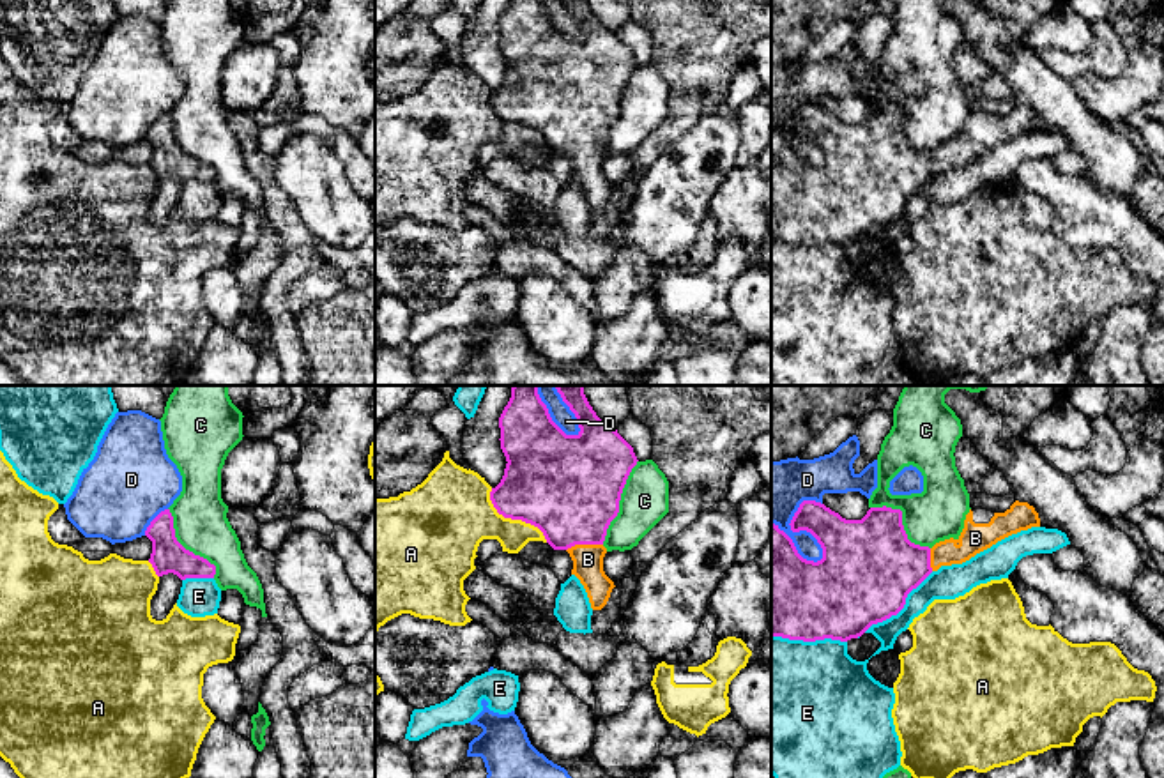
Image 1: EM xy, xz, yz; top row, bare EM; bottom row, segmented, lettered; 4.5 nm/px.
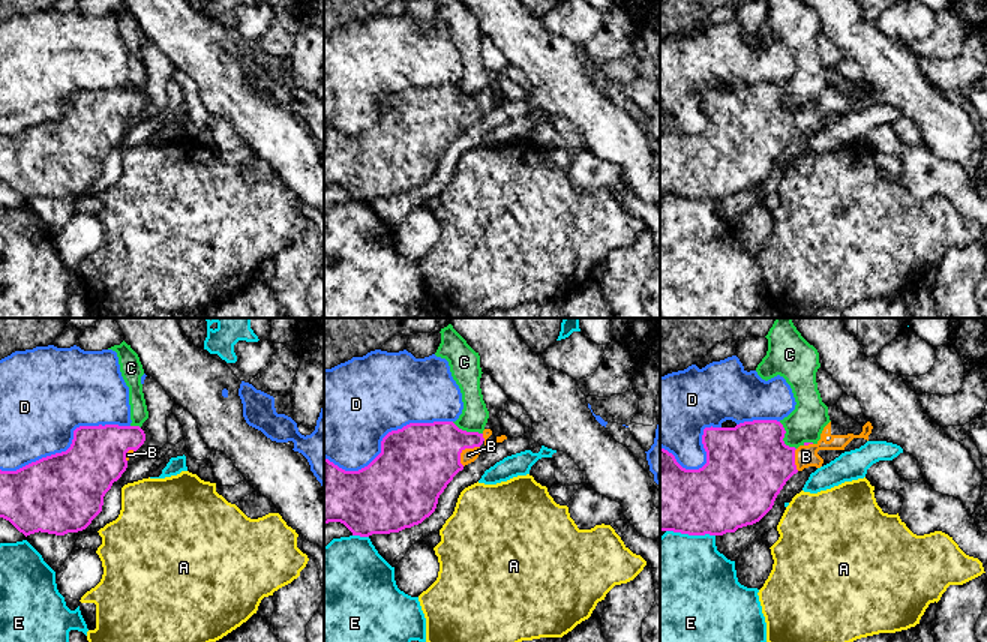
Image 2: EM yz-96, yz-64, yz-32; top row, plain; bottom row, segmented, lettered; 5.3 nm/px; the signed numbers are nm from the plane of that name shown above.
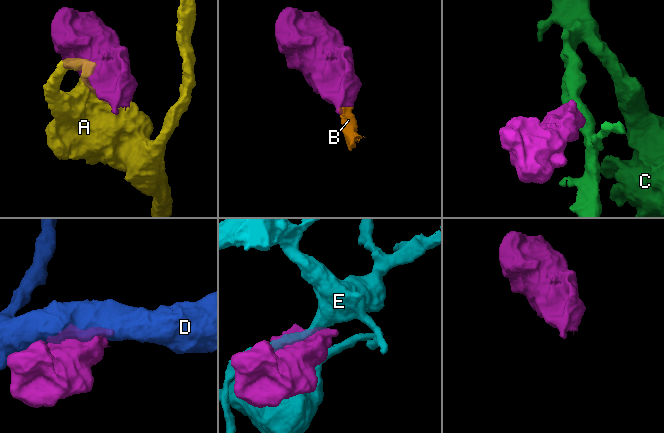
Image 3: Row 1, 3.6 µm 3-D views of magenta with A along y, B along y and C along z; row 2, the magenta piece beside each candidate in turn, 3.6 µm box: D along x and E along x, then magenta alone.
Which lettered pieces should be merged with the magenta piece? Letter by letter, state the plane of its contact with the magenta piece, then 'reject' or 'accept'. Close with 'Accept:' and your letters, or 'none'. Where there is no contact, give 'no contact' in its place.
A: meets magenta in xz; reject
B: meets magenta in xz; accept
C: meets magenta in xz; reject
D: meets magenta in yz; reject
E: meets magenta in yz; reject
Accept: B

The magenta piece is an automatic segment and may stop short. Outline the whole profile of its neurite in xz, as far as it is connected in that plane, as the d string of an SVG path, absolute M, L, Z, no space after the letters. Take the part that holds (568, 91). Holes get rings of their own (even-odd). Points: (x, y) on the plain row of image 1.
M540 0L509 2L499 21L499 44L508 67L501 87L490 95L490 104L504 122L538 131L554 154L566 154L573 164L571 179L584 189L591 212L601 214L616 191L603 175L603 145L639 64L617 34L596 19L586 0L561 2L577 21L577 39L566 39L552 25Z

